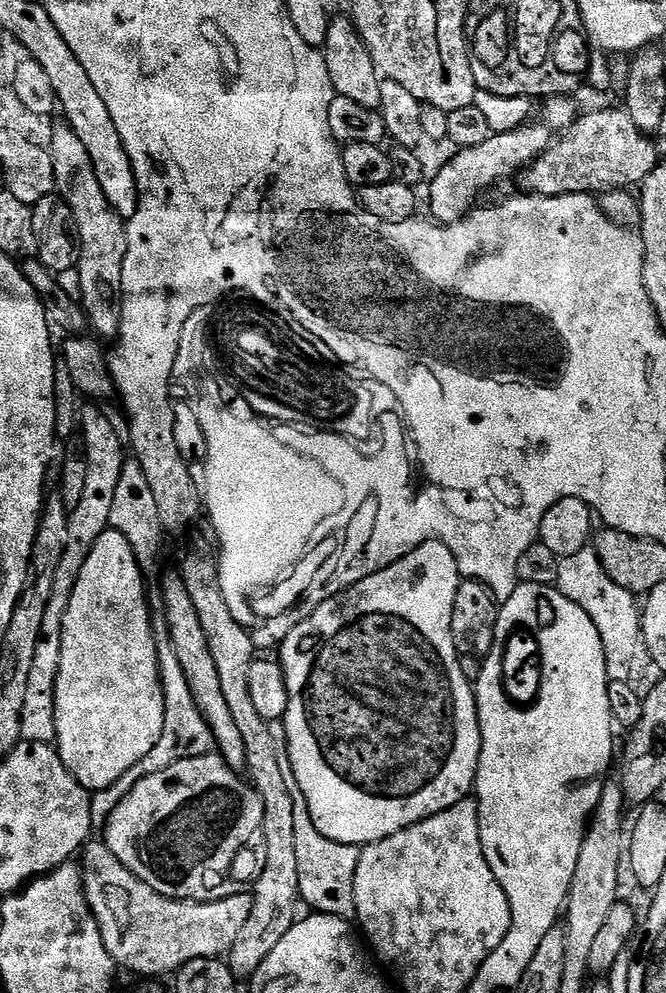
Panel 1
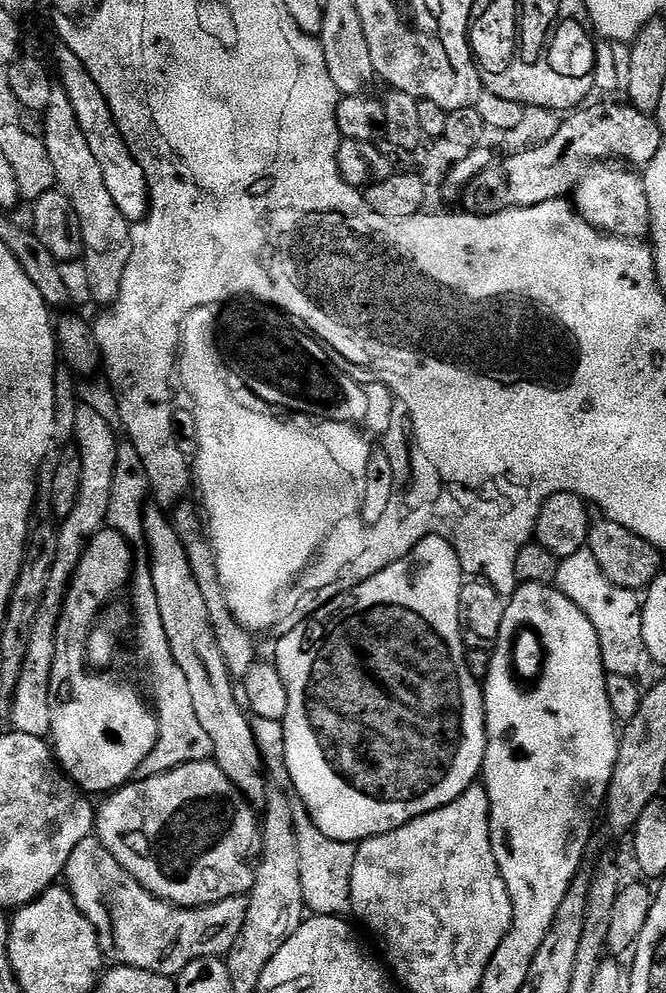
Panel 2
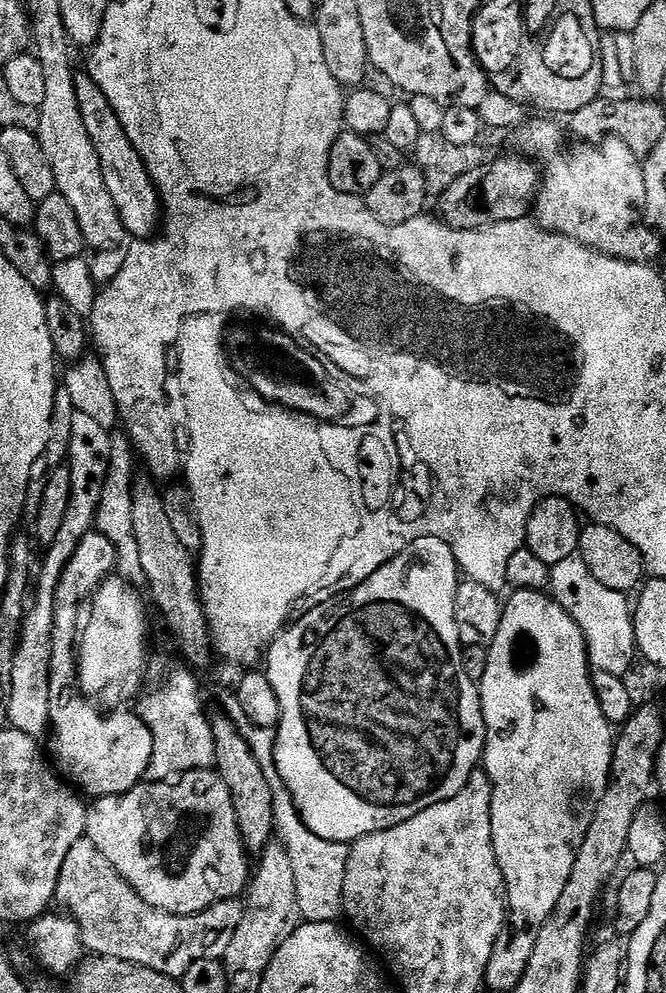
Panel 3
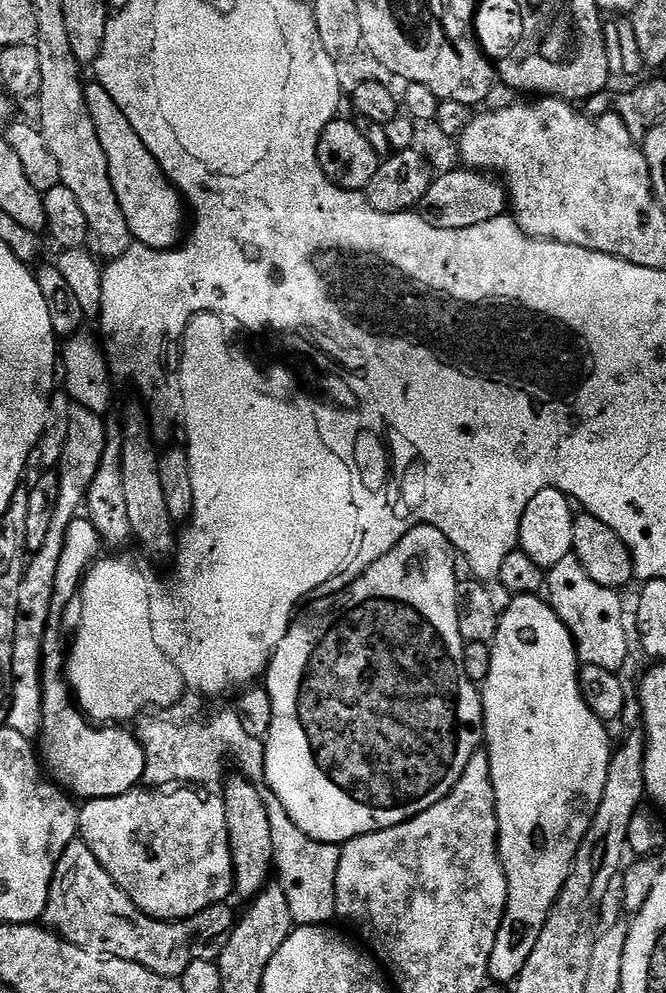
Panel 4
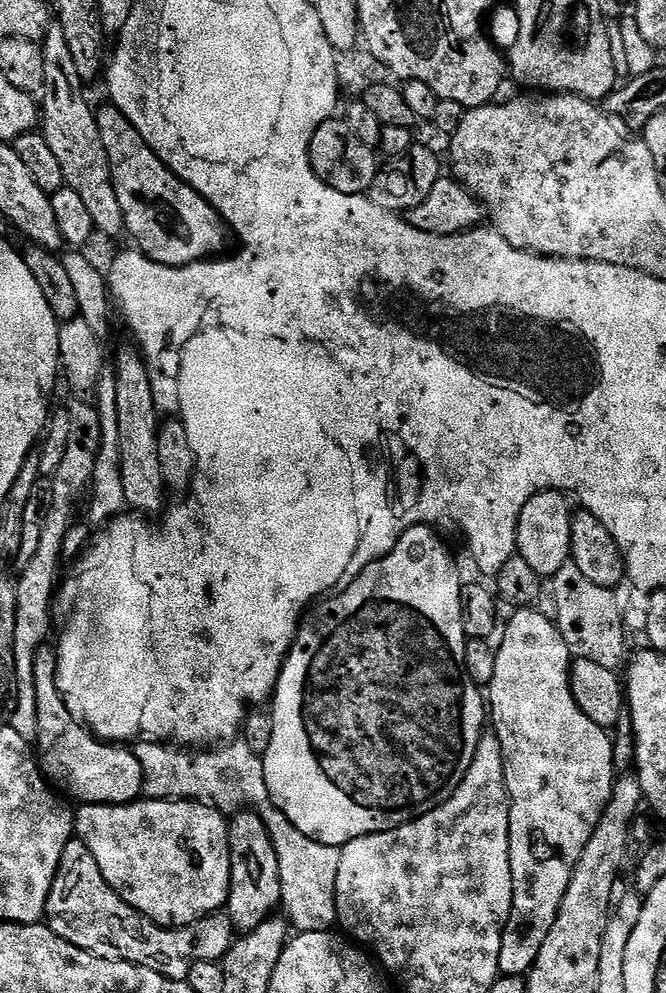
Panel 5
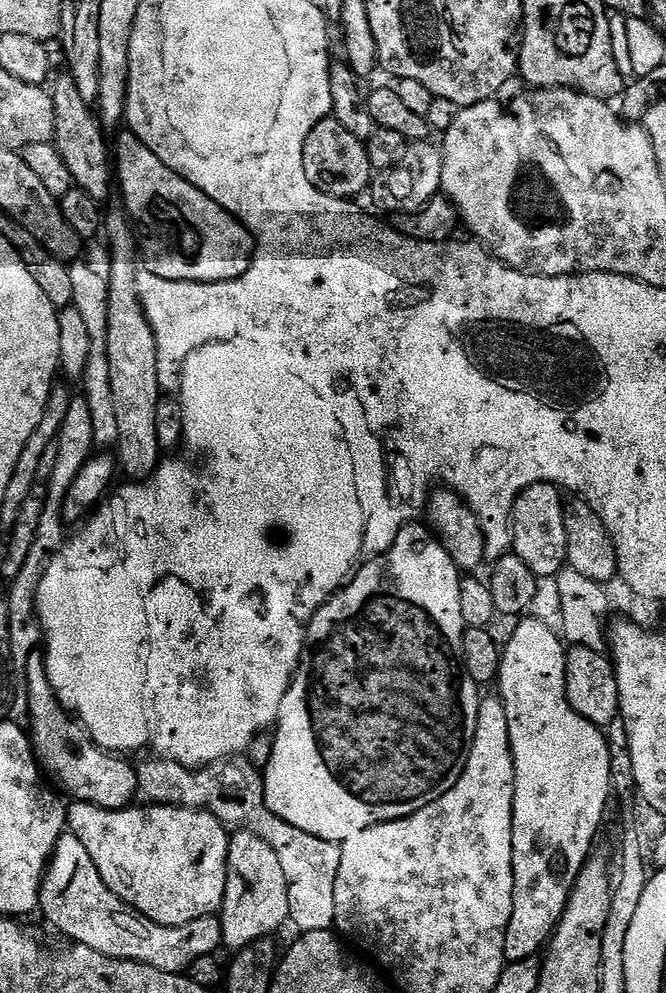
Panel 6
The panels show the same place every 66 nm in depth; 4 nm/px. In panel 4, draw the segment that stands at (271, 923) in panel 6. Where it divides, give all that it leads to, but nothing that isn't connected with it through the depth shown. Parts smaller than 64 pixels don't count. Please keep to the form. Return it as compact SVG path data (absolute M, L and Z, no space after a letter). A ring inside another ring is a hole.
M237 776L238 778L230 779L225 790L222 790L232 851L234 888L237 893L248 896L247 898L255 898L269 887L268 875L273 875L274 872L274 838L270 834L270 818L266 814L259 787L246 776Z

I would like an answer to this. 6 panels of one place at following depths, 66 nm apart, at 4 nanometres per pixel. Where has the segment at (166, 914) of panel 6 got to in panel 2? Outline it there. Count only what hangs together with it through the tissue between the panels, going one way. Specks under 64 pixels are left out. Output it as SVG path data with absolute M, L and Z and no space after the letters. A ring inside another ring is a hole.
M211 759L202 762L190 762L180 768L163 772L158 776L147 776L145 780L133 779L125 784L123 788L117 788L105 800L108 801L101 808L99 805L94 816L94 835L96 839L100 840L102 846L106 846L106 850L110 850L110 854L114 854L117 862L157 900L166 900L169 904L178 908L207 908L210 904L217 904L235 896L247 896L252 891L254 878L256 877L254 861L257 859L257 848L262 840L262 828L258 823L258 812L253 805L248 803L248 799L236 789L234 782L230 782L230 778L226 778L226 774L222 774L222 770Z

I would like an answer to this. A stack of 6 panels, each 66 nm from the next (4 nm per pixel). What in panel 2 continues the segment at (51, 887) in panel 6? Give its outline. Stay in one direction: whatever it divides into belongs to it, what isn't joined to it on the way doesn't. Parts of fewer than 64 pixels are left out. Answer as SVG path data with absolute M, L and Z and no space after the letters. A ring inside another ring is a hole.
M95 835L82 838L78 846L74 846L74 854L70 854L68 865L64 868L63 879L71 892L78 910L94 926L100 939L100 950L105 957L112 956L117 965L125 968L148 970L154 974L177 977L190 962L203 956L227 957L229 950L234 946L238 934L242 934L242 926L246 922L248 909L247 896L235 896L217 904L210 904L207 908L178 908L166 900L157 900L152 893L147 892L141 884L126 869L117 862L114 854L102 846Z

